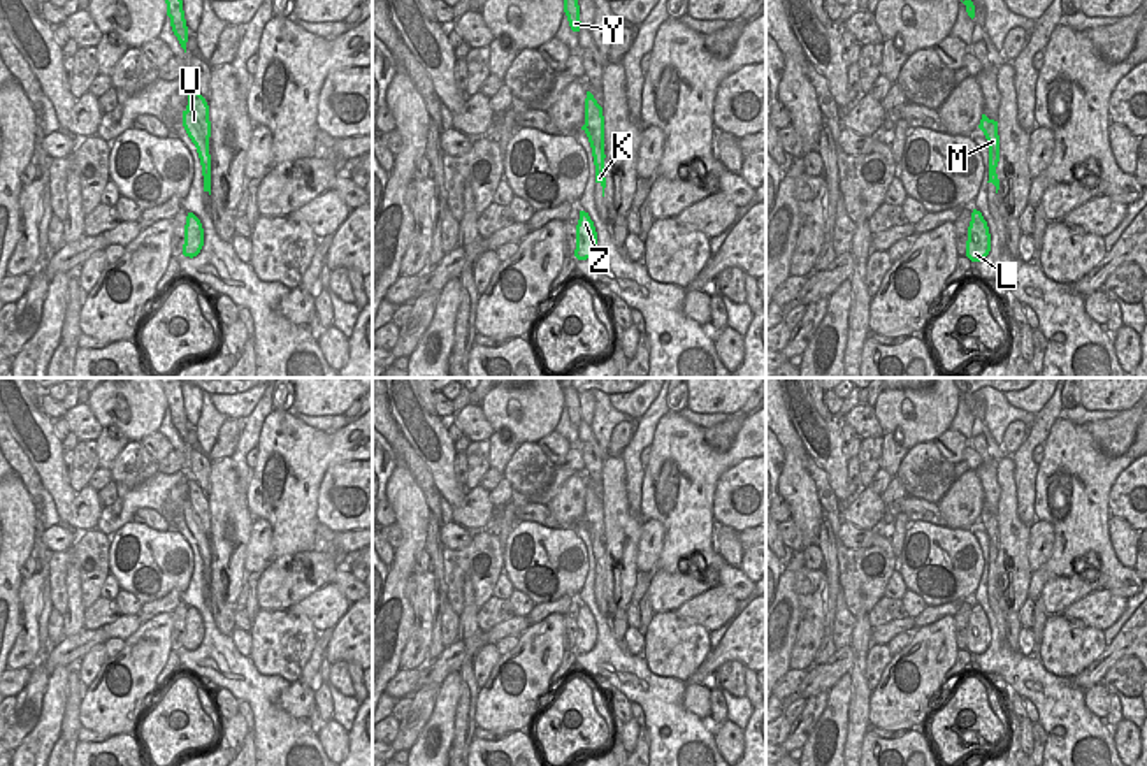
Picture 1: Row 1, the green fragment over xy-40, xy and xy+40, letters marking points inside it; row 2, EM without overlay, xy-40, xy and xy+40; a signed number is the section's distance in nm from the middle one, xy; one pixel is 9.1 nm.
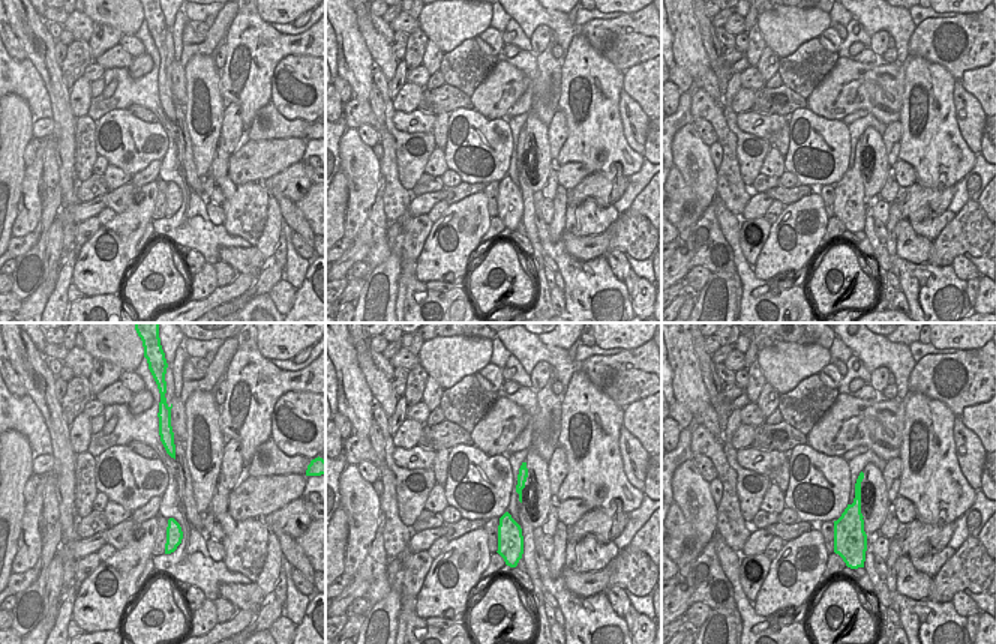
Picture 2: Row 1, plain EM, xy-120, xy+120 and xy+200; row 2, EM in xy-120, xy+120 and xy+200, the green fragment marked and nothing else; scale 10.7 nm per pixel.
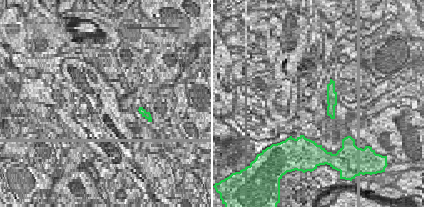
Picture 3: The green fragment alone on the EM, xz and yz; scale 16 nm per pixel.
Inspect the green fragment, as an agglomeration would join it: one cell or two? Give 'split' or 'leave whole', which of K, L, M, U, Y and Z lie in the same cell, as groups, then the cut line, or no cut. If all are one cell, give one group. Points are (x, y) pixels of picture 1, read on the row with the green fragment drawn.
split | K L Z / M U Y | xy (594, 139), (603, 150)

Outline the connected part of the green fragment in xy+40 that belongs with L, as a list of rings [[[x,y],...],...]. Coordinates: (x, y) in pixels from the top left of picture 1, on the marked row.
[[[973,209],[968,227],[966,257],[971,262],[984,260],[991,251],[991,234],[982,213]]]

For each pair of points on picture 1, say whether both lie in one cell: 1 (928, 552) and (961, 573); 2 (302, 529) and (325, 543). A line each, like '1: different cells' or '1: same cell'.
1: same cell
2: different cells

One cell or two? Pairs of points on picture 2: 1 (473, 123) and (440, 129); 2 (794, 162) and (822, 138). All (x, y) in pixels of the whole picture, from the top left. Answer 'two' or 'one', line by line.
1: two
2: one

